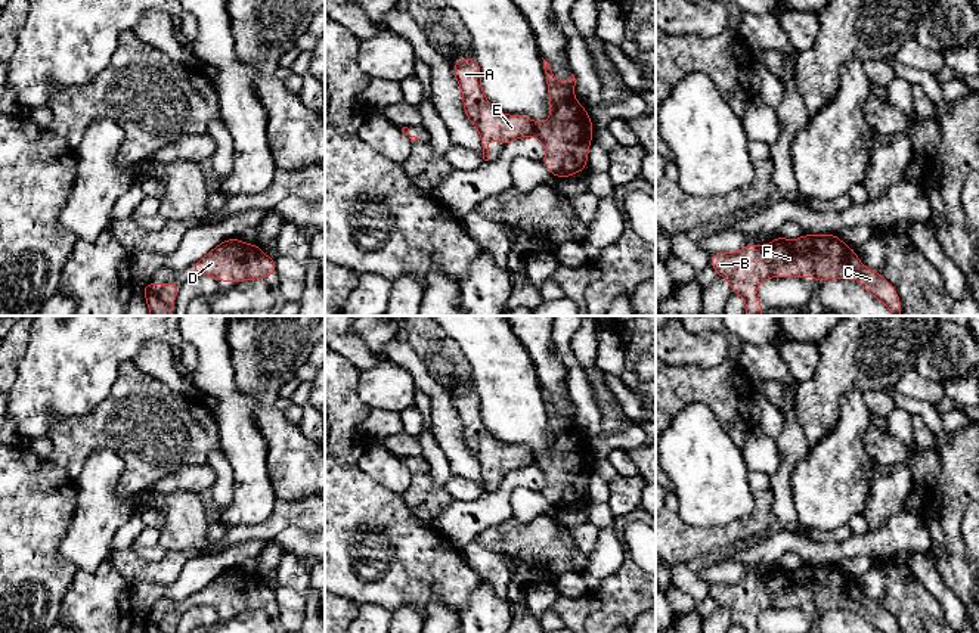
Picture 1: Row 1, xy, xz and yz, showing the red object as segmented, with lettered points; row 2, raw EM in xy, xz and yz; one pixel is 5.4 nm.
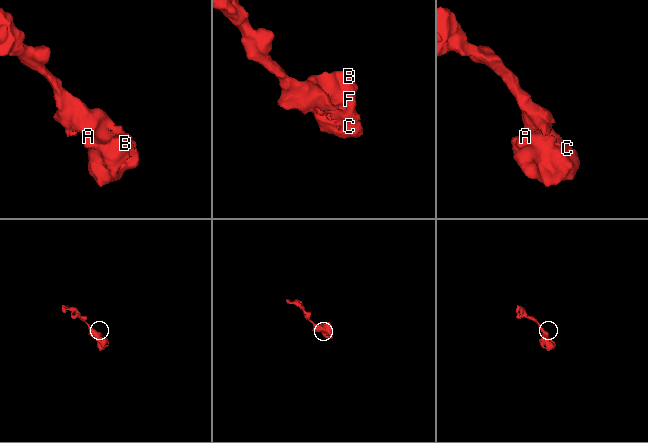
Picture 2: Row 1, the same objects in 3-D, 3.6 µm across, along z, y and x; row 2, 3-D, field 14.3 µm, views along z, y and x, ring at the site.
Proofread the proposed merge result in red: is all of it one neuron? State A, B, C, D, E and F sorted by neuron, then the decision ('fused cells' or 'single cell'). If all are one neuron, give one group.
A B C D E F | single cell

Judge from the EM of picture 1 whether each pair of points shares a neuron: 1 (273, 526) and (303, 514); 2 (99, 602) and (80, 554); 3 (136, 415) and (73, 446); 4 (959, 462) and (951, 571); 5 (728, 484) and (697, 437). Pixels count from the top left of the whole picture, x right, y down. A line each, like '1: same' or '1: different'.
1: same
2: different
3: same
4: same
5: same

